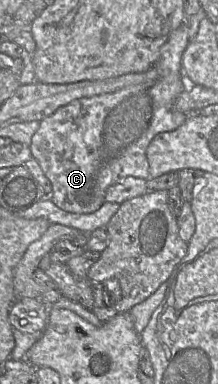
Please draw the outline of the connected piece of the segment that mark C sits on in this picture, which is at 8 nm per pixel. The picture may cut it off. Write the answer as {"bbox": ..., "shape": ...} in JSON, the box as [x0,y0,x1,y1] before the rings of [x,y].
{"bbox":[30,22,189,213],"shape":[[[184,22],[171,32],[160,48],[160,56],[153,66],[159,73],[155,82],[131,85],[113,93],[74,100],[40,121],[39,128],[32,137],[30,150],[52,185],[50,198],[56,206],[71,213],[93,213],[105,203],[105,194],[111,185],[128,176],[145,180],[150,178],[146,156],[150,142],[159,133],[177,129],[188,118],[187,114],[174,108],[176,98],[189,83],[181,67],[182,55],[188,44],[189,36]]]}

